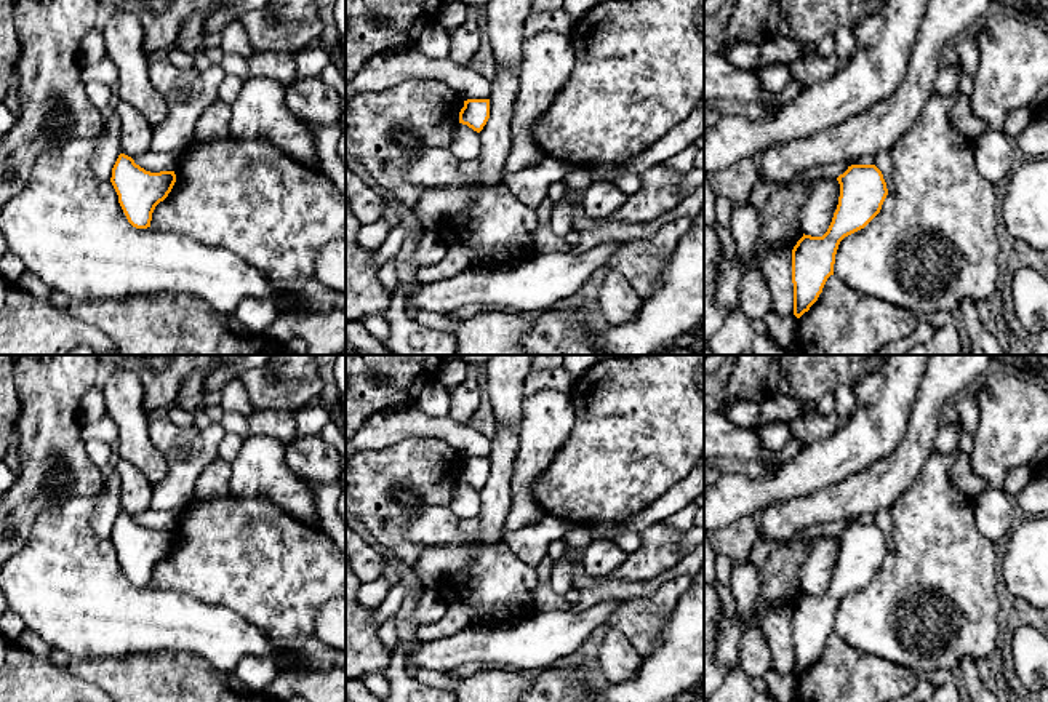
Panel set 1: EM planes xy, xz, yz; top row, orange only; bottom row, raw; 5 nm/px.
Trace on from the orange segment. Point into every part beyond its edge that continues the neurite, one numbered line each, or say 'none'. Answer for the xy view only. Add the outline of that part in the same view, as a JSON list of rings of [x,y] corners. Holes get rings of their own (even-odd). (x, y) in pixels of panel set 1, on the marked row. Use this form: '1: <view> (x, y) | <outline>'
none

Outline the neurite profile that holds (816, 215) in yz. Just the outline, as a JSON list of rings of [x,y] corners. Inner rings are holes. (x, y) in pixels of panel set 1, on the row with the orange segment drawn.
[[[814,177],[808,200],[800,211],[800,227],[805,235],[822,237],[838,205],[838,187],[834,179]]]

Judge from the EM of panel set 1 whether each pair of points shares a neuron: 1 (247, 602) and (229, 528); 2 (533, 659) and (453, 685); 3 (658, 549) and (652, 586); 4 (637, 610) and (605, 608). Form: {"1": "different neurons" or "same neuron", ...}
{"1": "same neuron", "2": "different neurons", "3": "different neurons", "4": "different neurons"}

